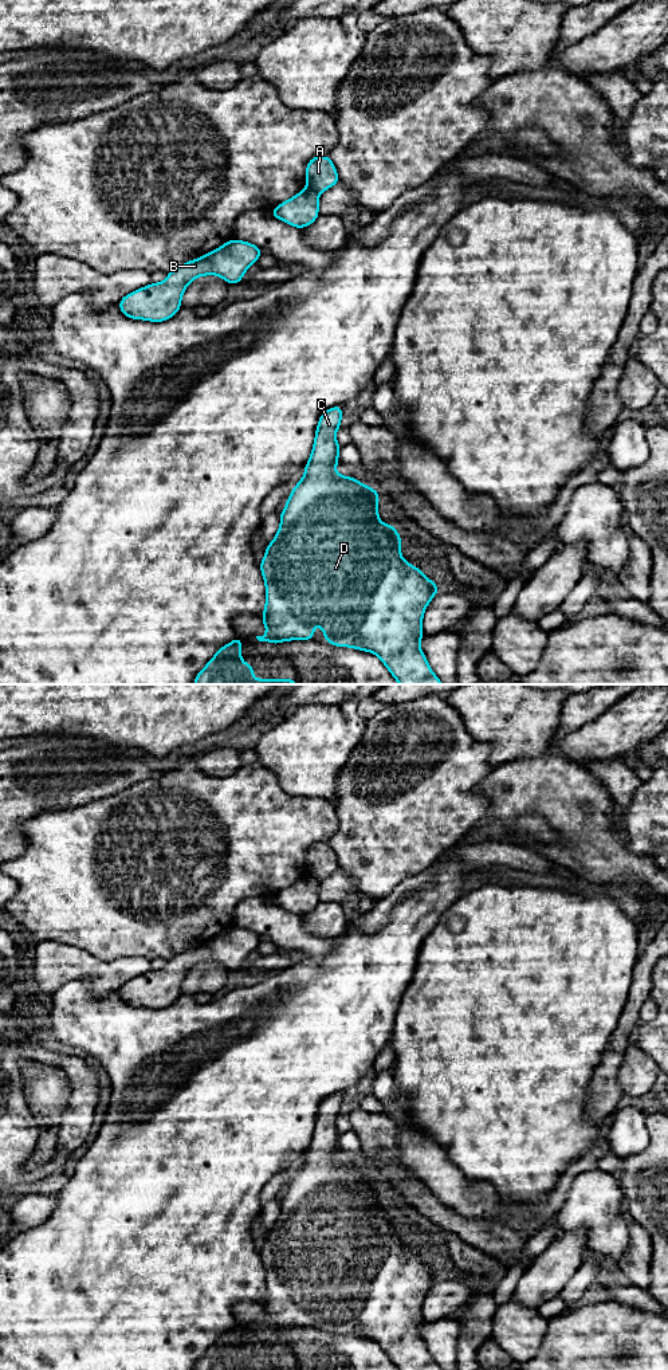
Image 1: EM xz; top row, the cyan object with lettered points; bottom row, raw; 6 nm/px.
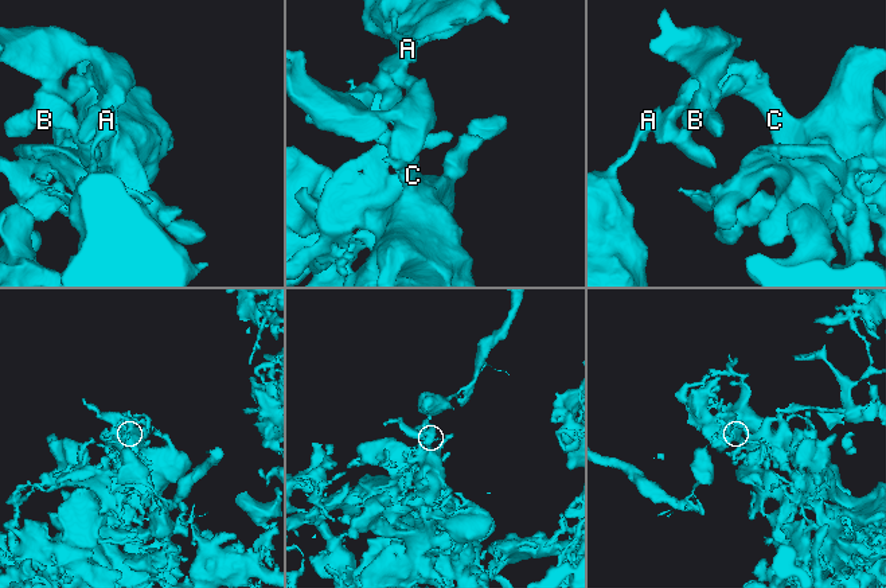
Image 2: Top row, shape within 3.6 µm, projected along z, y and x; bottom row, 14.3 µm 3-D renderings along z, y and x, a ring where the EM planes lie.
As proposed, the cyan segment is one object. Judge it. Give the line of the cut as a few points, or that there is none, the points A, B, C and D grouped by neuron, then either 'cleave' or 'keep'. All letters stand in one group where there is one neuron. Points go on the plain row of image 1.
cut xz (306, 874), (318, 882); groups A / B C D; cleave

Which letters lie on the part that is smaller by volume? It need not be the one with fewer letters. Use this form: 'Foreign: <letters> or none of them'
Foreign: A

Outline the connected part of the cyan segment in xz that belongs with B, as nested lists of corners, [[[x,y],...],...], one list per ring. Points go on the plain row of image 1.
[[[231,926],[217,937],[168,959],[164,969],[129,980],[118,989],[119,997],[131,1006],[164,1009],[181,996],[182,981],[193,966],[219,962],[228,971],[236,971],[262,941],[255,931]]]

